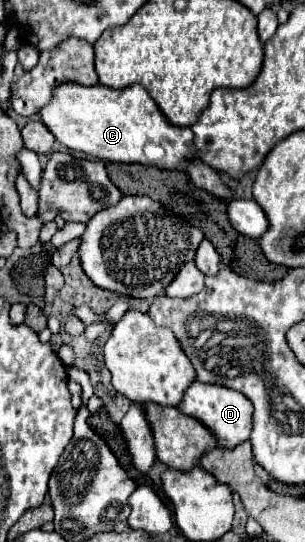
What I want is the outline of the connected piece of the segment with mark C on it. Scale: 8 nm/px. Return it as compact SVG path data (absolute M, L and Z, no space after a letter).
M65 83L57 89L51 103L41 109L41 119L65 147L93 155L101 161L183 169L185 163L197 159L191 127L169 123L141 85L107 89L103 85L83 87L77 83Z

